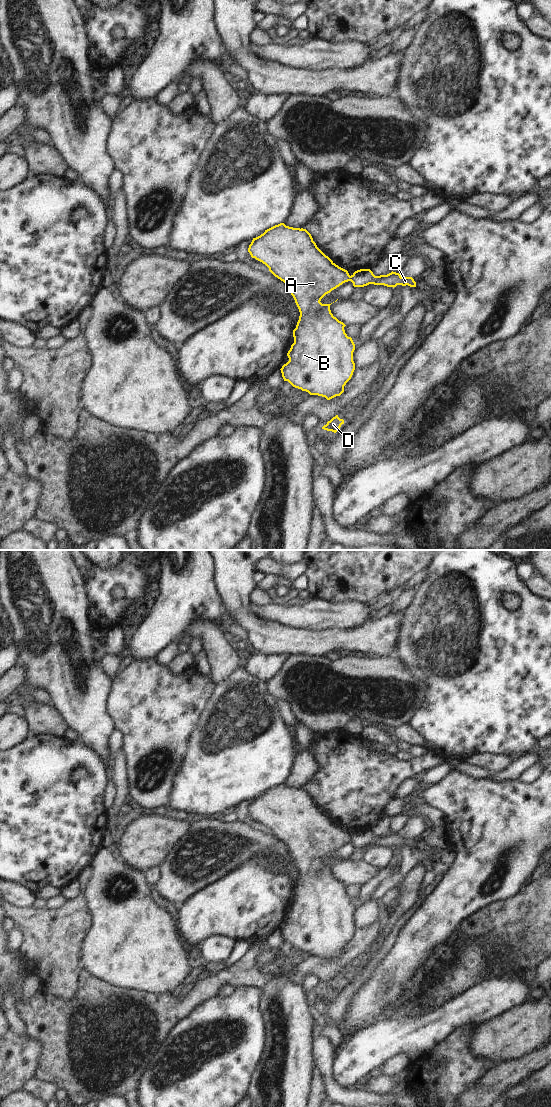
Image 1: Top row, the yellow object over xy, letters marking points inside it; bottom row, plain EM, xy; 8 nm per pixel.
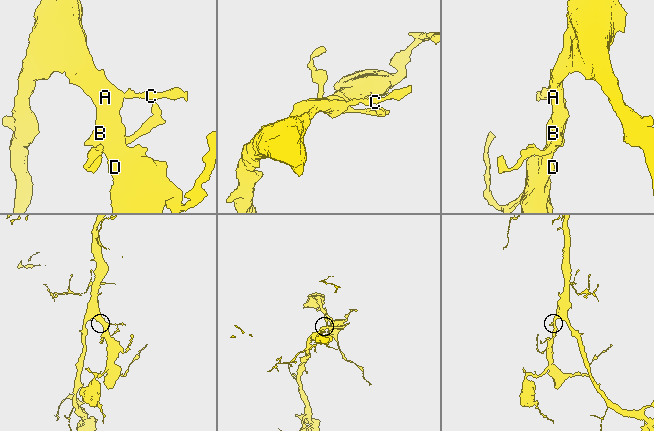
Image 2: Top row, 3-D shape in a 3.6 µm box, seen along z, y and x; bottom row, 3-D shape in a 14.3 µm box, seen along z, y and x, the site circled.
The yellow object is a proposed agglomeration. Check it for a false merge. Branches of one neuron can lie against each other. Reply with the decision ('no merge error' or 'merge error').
merge error

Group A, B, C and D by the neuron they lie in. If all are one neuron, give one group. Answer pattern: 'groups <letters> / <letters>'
groups A B D / C

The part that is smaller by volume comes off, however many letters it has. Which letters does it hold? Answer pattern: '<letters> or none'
C

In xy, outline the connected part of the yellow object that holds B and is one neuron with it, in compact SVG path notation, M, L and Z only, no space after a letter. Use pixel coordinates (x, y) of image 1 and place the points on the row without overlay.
M284 783L253 798L248 812L287 845L300 872L293 890L294 903L287 913L289 921L280 929L284 941L310 955L322 956L327 960L340 956L355 930L355 904L345 893L346 885L331 873L331 864L322 864L320 861L332 850L351 841L348 831L326 816L306 789L289 787Z

